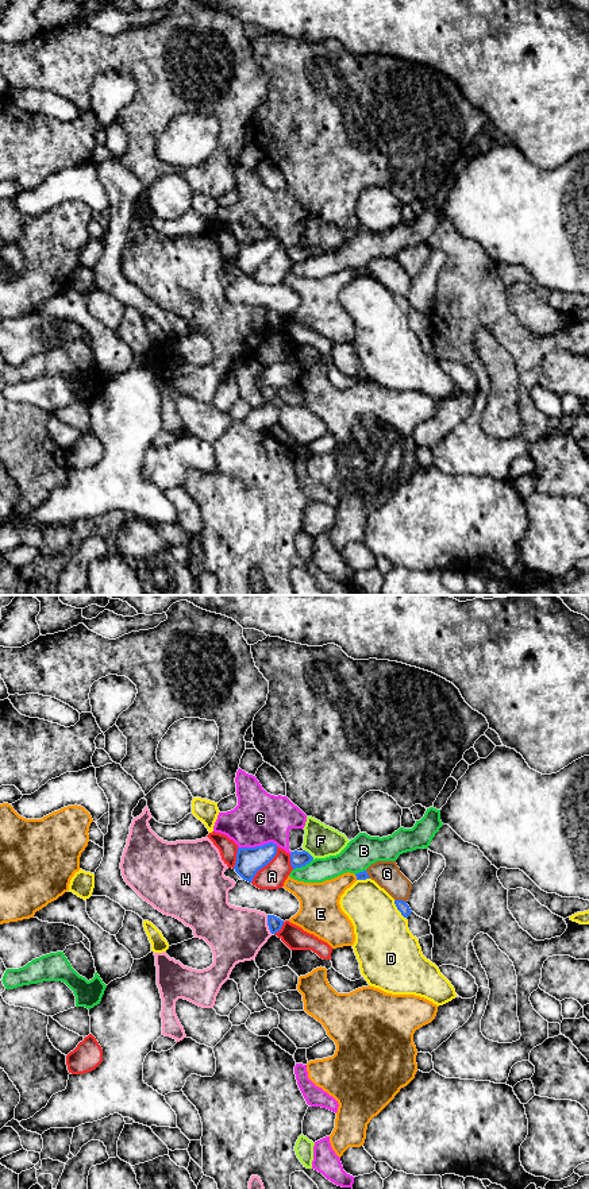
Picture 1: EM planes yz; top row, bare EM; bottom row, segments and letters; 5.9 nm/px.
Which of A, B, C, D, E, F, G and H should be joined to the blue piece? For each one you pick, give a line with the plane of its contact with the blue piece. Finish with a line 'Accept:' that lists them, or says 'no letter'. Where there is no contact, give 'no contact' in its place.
Accept: no letter

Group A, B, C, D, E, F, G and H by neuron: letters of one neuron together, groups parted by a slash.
A / B / C / D / E / F / G / H

